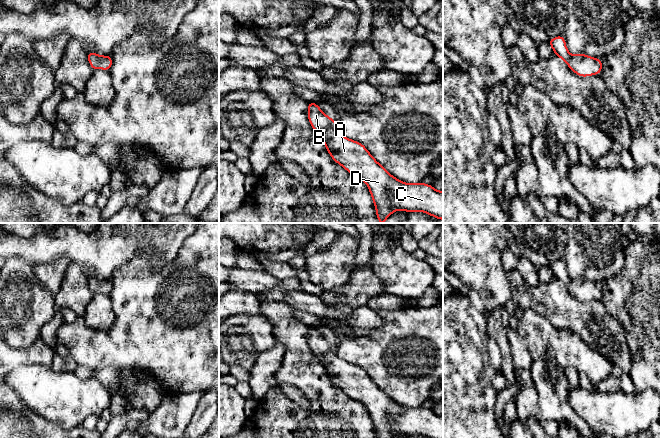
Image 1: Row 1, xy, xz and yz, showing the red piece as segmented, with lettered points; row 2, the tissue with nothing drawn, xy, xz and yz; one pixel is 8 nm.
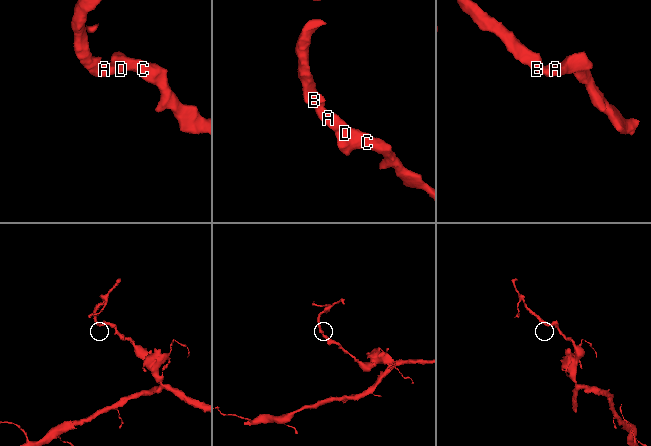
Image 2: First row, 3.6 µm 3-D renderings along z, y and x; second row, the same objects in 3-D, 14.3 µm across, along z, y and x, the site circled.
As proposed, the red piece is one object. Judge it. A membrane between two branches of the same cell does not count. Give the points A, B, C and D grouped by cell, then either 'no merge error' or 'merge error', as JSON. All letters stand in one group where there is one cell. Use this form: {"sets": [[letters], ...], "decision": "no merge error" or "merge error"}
{"sets": [["A", "B", "C", "D"]], "decision": "no merge error"}

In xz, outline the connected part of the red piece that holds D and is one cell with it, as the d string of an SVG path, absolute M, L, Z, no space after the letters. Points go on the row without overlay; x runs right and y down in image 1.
M308 327L307 339L313 354L320 357L320 361L332 383L350 398L367 408L376 432L376 438L392 438L396 434L443 438L443 415L437 415L432 409L421 406L416 408L405 407L392 400L374 383L363 368L340 359L336 355L337 346L328 341L316 327Z

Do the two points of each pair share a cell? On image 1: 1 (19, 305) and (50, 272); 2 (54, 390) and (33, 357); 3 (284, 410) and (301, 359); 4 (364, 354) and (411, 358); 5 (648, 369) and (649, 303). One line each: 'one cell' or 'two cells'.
1: two cells
2: two cells
3: one cell
4: one cell
5: one cell

